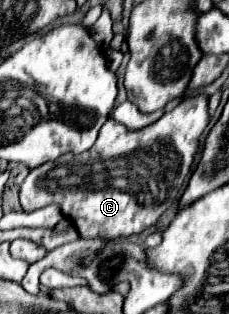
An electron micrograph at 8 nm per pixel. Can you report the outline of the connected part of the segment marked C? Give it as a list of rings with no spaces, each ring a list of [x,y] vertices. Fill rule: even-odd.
[[[195,95],[195,97],[185,97],[173,111],[165,113],[159,121],[153,125],[141,129],[141,131],[127,131],[121,123],[117,123],[113,117],[101,127],[101,133],[95,141],[95,145],[87,153],[97,153],[97,155],[65,155],[61,161],[55,163],[45,163],[33,171],[29,171],[27,179],[21,185],[19,199],[23,211],[35,211],[41,209],[49,203],[57,203],[63,211],[65,217],[75,225],[81,237],[93,239],[93,237],[109,237],[109,239],[119,239],[119,237],[129,237],[129,235],[139,235],[141,231],[153,227],[159,217],[179,201],[179,197],[185,191],[187,177],[193,169],[195,155],[199,151],[199,139],[207,127],[207,97],[205,95]],[[101,159],[101,161],[113,161],[117,163],[115,167],[93,167],[91,161]]]

